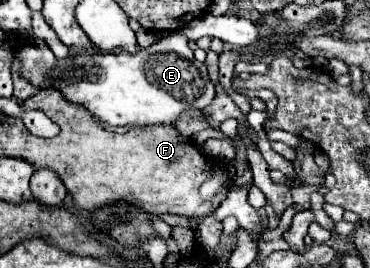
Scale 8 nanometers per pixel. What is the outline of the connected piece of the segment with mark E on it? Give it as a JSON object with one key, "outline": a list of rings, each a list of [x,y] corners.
{"outline":[[[170,33],[164,35],[158,43],[150,45],[148,49],[140,49],[140,53],[78,53],[70,55],[64,61],[56,61],[48,45],[40,39],[34,39],[32,43],[24,45],[20,49],[20,59],[22,59],[22,71],[28,81],[34,85],[44,85],[44,87],[56,87],[68,97],[68,101],[76,101],[84,105],[94,117],[104,125],[108,131],[116,133],[126,133],[134,127],[146,127],[146,125],[168,125],[174,127],[182,111],[188,109],[204,109],[212,103],[214,99],[214,83],[208,77],[206,65],[196,61],[192,55],[192,49],[188,47],[188,39],[182,33]]]}

